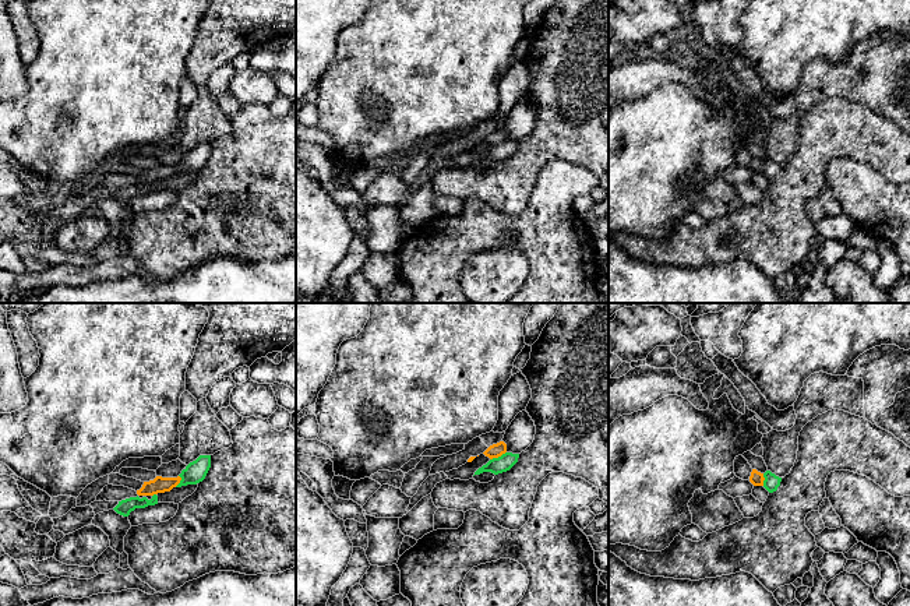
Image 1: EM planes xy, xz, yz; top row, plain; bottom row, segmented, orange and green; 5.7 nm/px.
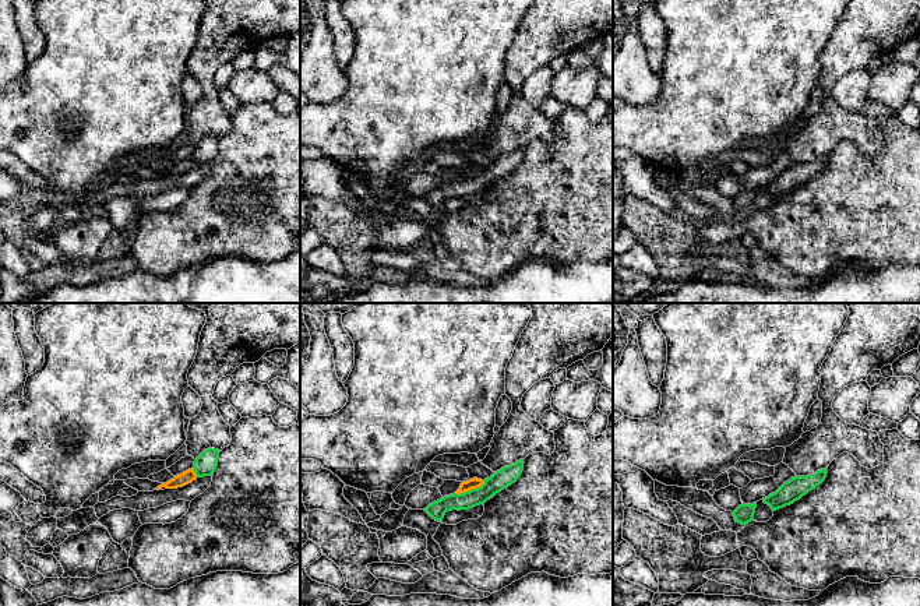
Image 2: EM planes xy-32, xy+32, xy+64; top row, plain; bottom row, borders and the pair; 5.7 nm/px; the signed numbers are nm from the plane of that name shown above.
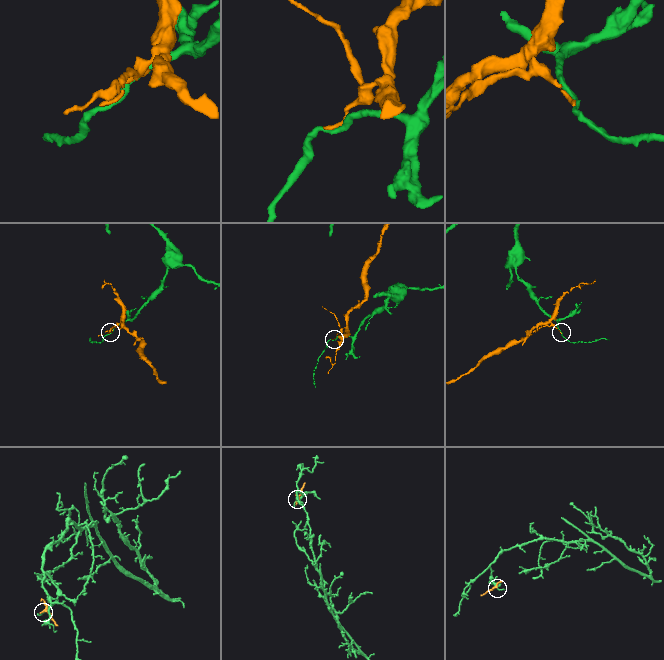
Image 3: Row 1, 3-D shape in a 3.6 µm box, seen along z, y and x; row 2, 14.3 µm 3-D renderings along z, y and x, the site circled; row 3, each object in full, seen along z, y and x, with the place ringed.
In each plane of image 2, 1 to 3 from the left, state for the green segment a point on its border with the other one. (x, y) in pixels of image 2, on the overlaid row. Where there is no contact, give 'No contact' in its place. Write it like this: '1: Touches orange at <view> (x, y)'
1: Touches orange at xy-32 (194, 472)
2: Touches orange at xy+32 (469, 489)
3: No contact

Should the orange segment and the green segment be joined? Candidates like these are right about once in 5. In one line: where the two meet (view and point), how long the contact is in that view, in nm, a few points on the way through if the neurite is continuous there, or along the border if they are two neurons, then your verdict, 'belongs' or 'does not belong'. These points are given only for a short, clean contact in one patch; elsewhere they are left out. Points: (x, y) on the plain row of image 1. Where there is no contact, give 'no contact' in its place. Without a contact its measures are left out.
meets orange in xz at (497, 144); contact 110 nm long; does not belong

